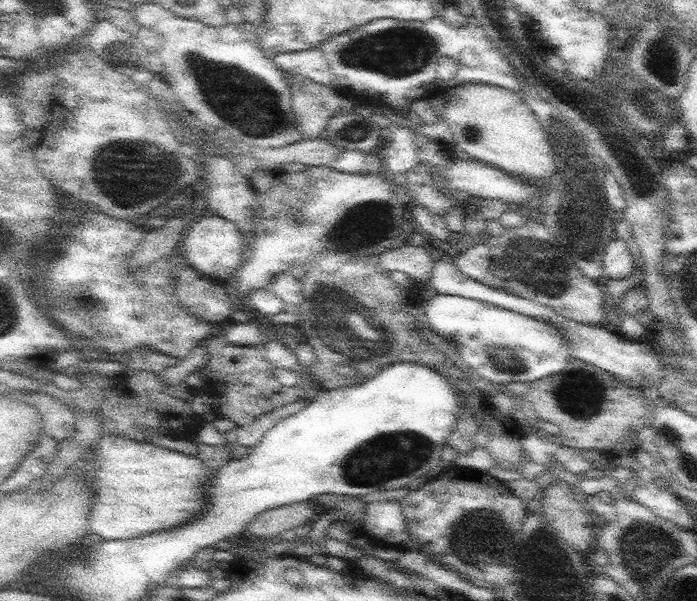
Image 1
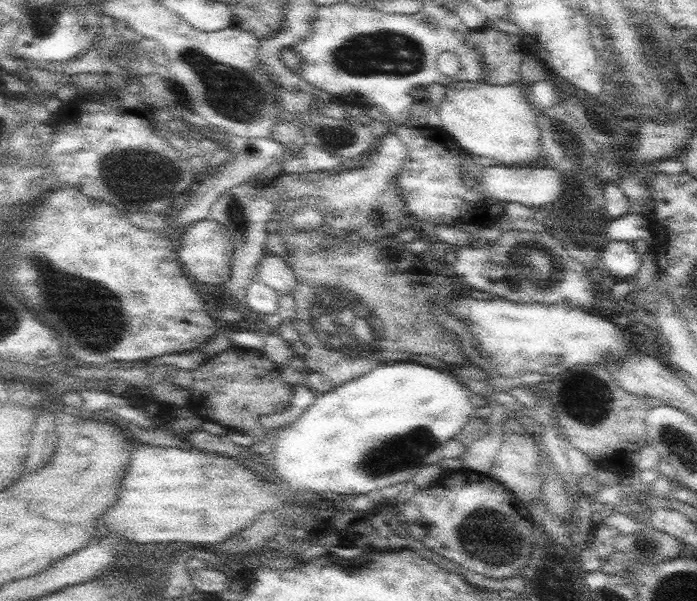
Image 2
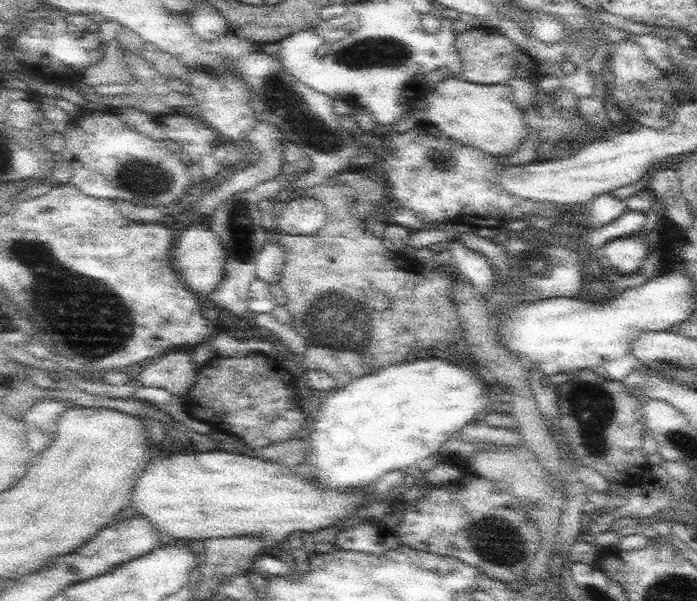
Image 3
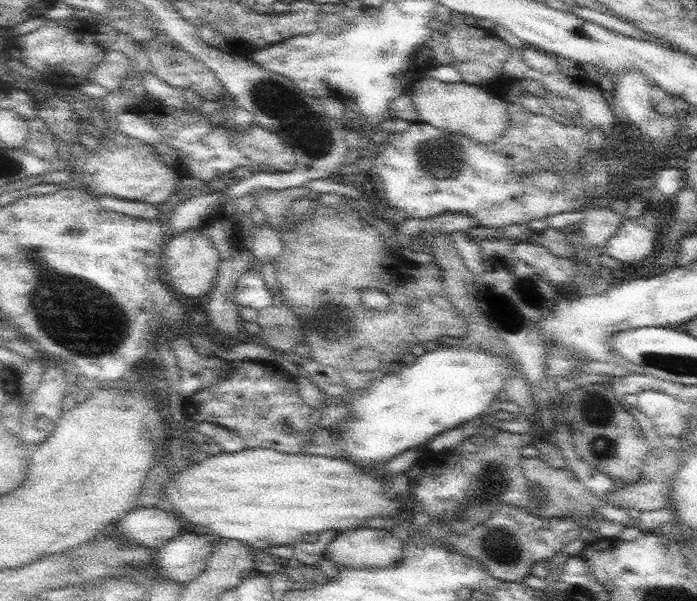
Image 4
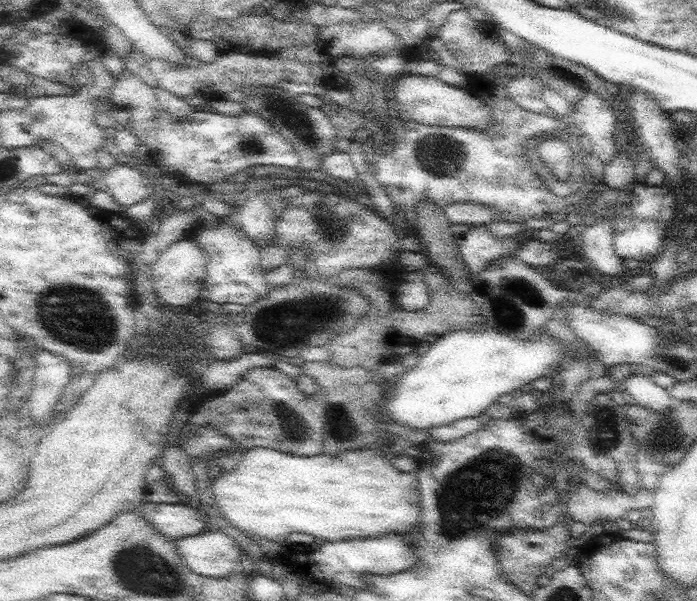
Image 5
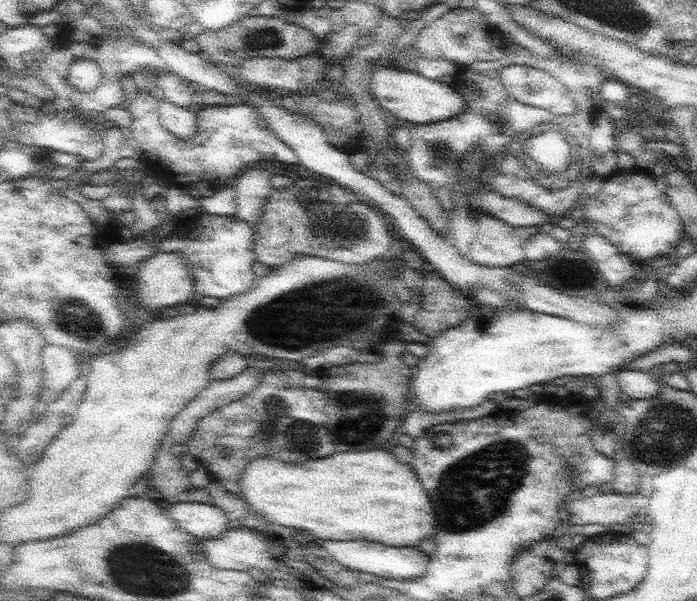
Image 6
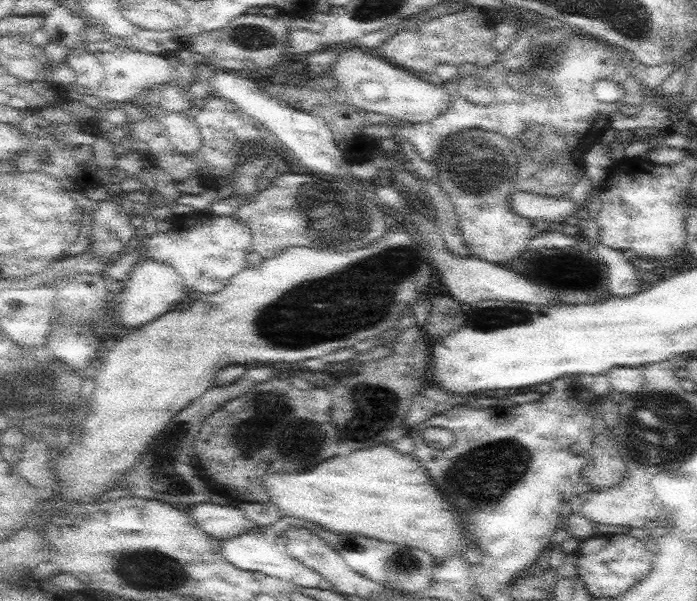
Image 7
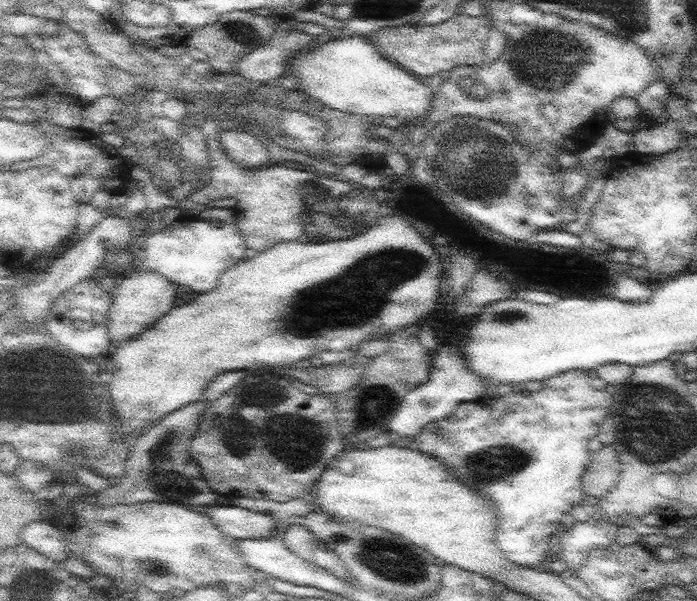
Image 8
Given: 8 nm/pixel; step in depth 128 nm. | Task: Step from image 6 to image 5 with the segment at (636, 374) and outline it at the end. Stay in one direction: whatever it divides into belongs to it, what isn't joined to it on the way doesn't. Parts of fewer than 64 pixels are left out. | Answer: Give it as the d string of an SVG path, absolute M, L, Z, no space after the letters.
M631 375L625 381L624 390L629 393L638 406L652 409L657 413L667 413L673 405L671 394L648 376Z

